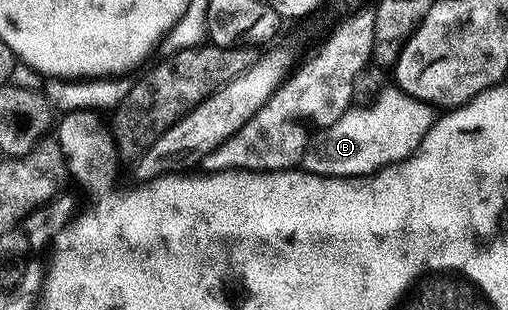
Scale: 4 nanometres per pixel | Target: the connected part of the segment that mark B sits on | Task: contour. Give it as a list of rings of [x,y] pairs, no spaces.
[[[398,86],[390,87],[372,102],[371,108],[352,106],[340,120],[322,129],[303,152],[302,171],[312,172],[318,176],[370,176],[386,165],[396,164],[414,156],[425,134],[429,134],[429,130],[435,125],[436,109],[423,100],[405,94]]]

